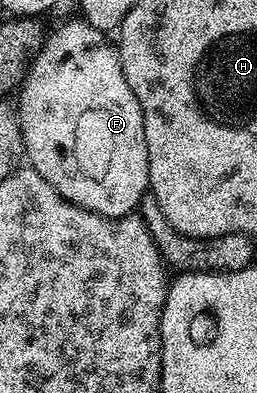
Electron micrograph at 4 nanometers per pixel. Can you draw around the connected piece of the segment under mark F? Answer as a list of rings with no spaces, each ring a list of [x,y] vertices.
[[[75,18],[75,20],[68,21],[67,24],[60,25],[55,32],[53,29],[47,35],[46,43],[38,51],[34,61],[30,63],[30,71],[26,73],[26,78],[22,81],[20,91],[17,93],[19,96],[18,100],[16,99],[16,107],[22,127],[22,147],[29,167],[35,168],[40,174],[40,178],[44,178],[48,182],[48,186],[52,186],[56,190],[56,194],[60,194],[68,202],[72,202],[84,210],[92,210],[96,214],[106,216],[109,220],[118,220],[121,216],[131,215],[141,205],[144,197],[148,195],[150,187],[148,146],[144,142],[144,114],[140,110],[140,102],[136,102],[136,94],[132,94],[132,90],[124,78],[124,70],[118,57],[117,47],[111,41],[109,44],[106,40],[109,40],[107,33],[96,30],[81,18]]]

